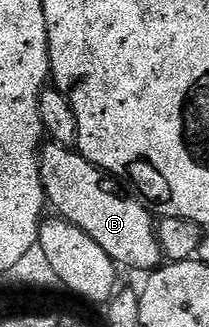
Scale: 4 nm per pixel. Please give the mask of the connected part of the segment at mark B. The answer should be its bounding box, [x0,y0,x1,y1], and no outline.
[41,143,163,271]

